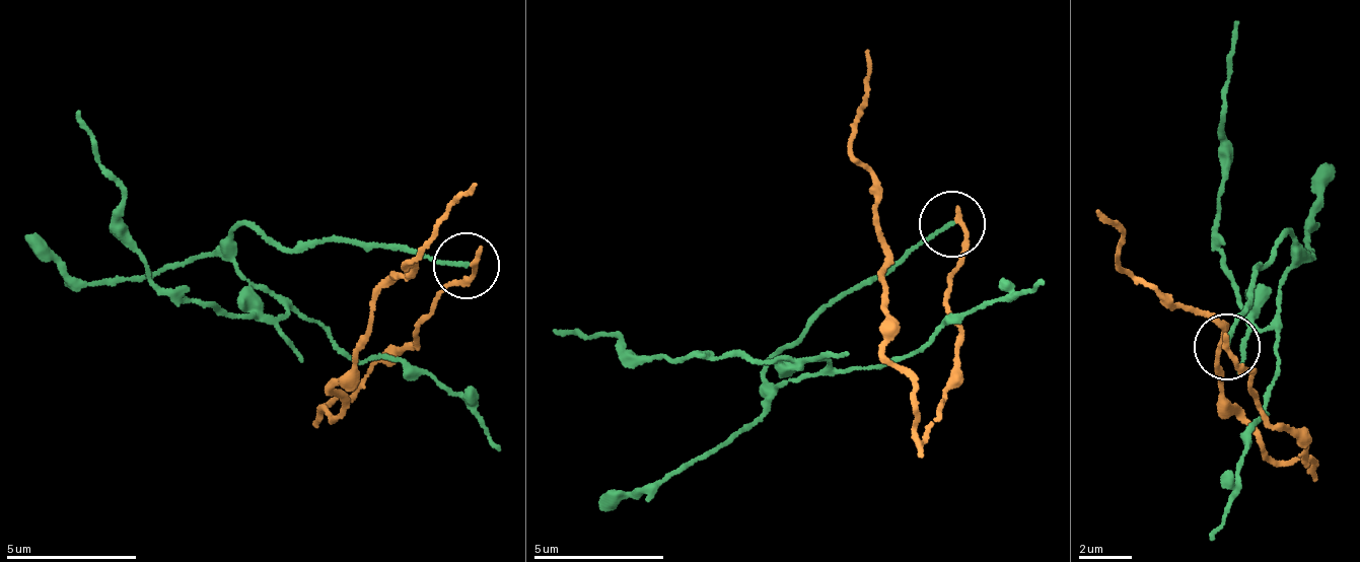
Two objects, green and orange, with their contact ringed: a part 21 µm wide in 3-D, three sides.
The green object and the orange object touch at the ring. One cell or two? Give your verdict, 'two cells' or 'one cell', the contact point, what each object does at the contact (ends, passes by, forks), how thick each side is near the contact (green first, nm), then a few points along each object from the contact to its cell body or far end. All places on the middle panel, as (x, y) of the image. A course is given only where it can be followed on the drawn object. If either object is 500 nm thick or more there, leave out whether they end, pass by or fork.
two cells; at (952, 223); green ends there; orange ends there; 160 nm thick on the green side, 240 nm on the other; green runs (953, 224), (818, 303), (769, 364), (776, 388), (789, 377), (757, 360), (672, 363), (611, 331), (552, 333); orange runs (953, 224), (963, 347), (920, 435), (883, 351), (874, 173), (847, 142), (869, 51)

